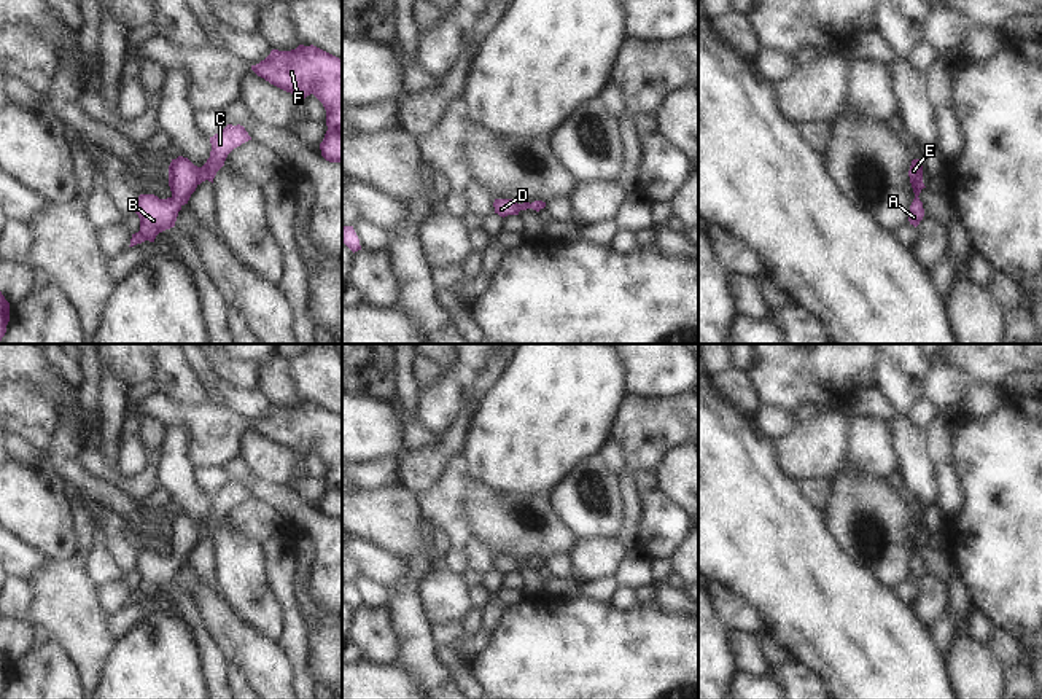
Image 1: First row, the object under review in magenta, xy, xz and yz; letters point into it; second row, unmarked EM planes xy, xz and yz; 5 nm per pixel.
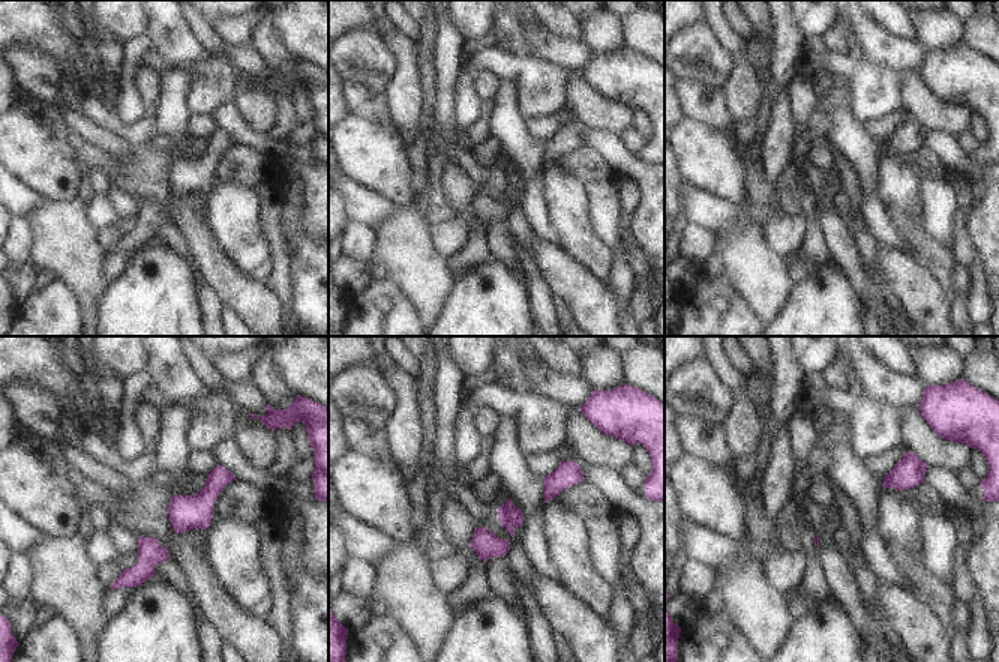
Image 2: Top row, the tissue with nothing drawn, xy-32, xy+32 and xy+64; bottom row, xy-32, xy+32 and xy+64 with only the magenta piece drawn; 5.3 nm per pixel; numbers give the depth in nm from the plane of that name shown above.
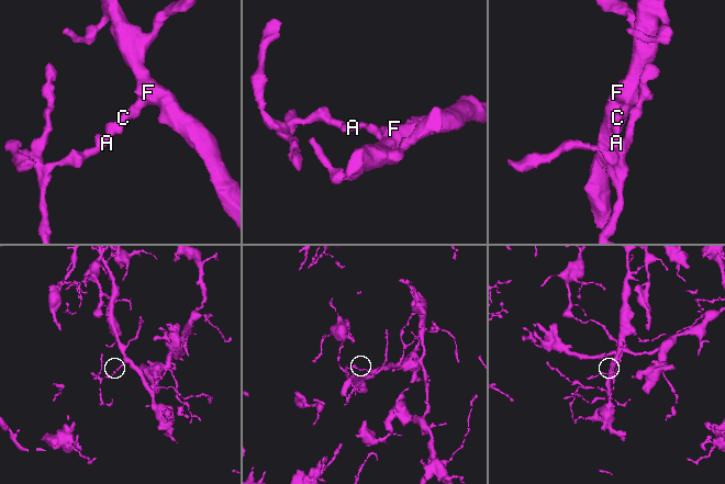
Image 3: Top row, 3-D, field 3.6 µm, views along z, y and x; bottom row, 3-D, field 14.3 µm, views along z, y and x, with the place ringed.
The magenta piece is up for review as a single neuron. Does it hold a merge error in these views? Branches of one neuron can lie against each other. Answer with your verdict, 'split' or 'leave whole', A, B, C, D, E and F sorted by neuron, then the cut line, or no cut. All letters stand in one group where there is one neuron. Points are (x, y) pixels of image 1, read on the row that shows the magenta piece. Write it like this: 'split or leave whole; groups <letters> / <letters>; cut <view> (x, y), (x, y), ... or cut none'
leave whole; groups A B C D E F; cut none

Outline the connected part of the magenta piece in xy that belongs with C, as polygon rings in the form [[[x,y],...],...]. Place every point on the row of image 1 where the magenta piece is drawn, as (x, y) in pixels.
[[[227,124],[218,134],[210,137],[210,158],[202,167],[194,166],[188,158],[178,156],[169,166],[169,186],[172,196],[159,199],[154,194],[140,194],[137,199],[137,215],[140,231],[132,234],[130,245],[145,240],[154,242],[156,236],[175,226],[178,212],[188,204],[196,188],[208,180],[213,183],[216,172],[224,166],[227,154],[251,140],[243,126]]]

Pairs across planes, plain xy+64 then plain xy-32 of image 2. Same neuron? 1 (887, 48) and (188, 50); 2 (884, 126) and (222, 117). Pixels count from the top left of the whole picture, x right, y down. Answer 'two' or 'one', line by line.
1: two
2: two

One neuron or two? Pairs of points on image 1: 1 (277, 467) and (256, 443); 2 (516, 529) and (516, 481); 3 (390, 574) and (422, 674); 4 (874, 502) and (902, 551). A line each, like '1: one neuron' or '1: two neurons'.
1: one neuron
2: two neurons
3: two neurons
4: one neuron

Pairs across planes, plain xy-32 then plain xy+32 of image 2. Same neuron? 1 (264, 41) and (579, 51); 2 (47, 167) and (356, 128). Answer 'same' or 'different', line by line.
1: different
2: same

